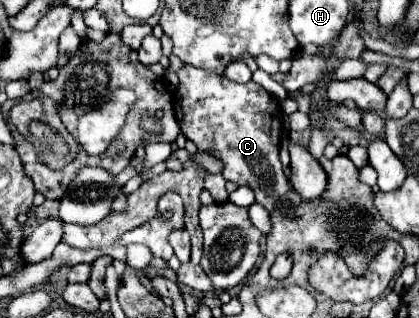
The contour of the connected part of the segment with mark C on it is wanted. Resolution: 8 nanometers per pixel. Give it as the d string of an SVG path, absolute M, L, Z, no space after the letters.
M182 65L178 77L180 77L180 87L178 93L174 95L172 105L182 133L190 141L194 141L200 151L214 151L214 155L224 161L224 171L222 171L224 179L234 181L236 185L248 185L256 195L256 203L260 203L268 213L280 211L284 217L294 217L294 205L282 203L284 197L292 191L292 187L284 175L278 157L280 137L282 137L282 111L276 97L254 81L234 83L224 77L212 77L212 73L204 73L204 69L196 69L194 65Z

